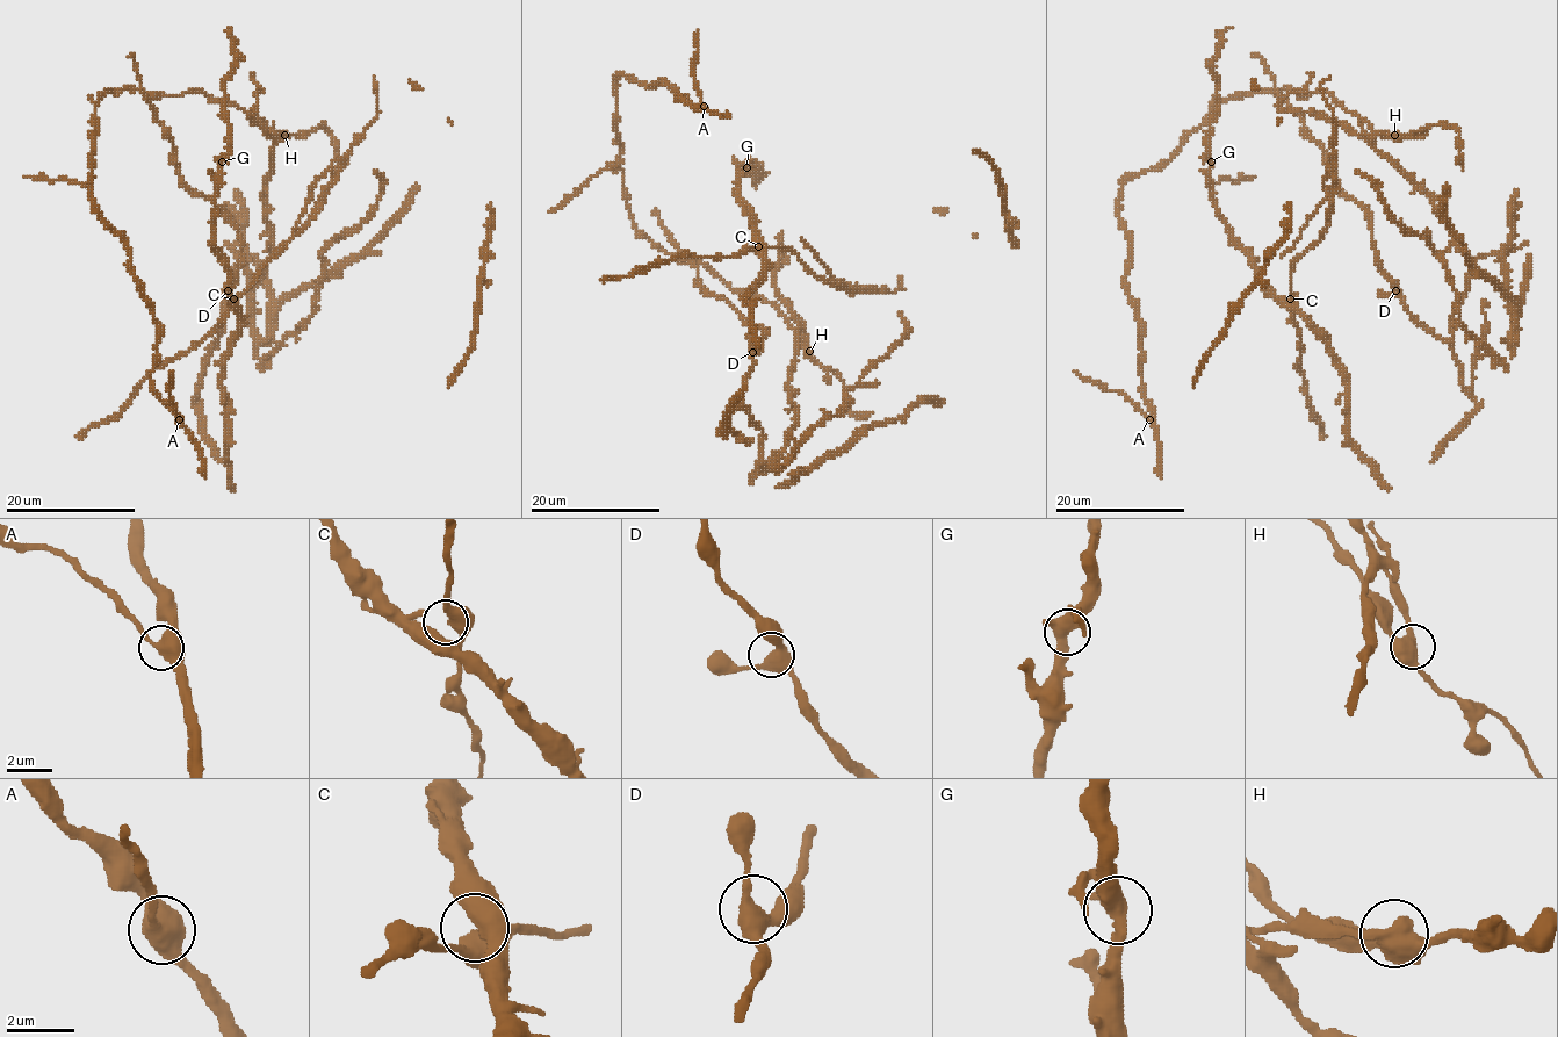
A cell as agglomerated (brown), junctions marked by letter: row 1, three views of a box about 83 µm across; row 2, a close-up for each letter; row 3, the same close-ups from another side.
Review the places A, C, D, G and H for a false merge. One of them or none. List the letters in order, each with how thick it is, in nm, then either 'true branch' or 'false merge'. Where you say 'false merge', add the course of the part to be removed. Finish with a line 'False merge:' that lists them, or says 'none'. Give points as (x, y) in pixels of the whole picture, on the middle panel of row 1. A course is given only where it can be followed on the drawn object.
A: 420 nm thick; true branch
C: 360 nm thick; true branch
D: 400 nm thick; true branch
G: 440 nm thick; true branch
H: 440 nm thick; true branch
False merge: none

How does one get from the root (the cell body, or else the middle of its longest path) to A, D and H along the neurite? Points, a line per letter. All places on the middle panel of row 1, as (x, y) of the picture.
A: (785, 441), (803, 331), (704, 264), (660, 250), (627, 202), (615, 78), (663, 81), (704, 106)
D: (785, 441), (785, 451), (774, 462), (763, 460), (762, 431), (742, 407), (744, 377), (754, 364), (752, 352)
H: (785, 441), (795, 415), (787, 377), (800, 329), (810, 352)

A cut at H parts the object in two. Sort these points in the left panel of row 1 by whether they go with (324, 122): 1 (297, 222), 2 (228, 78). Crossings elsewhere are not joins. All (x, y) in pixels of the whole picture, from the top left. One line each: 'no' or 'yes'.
1: yes
2: yes

